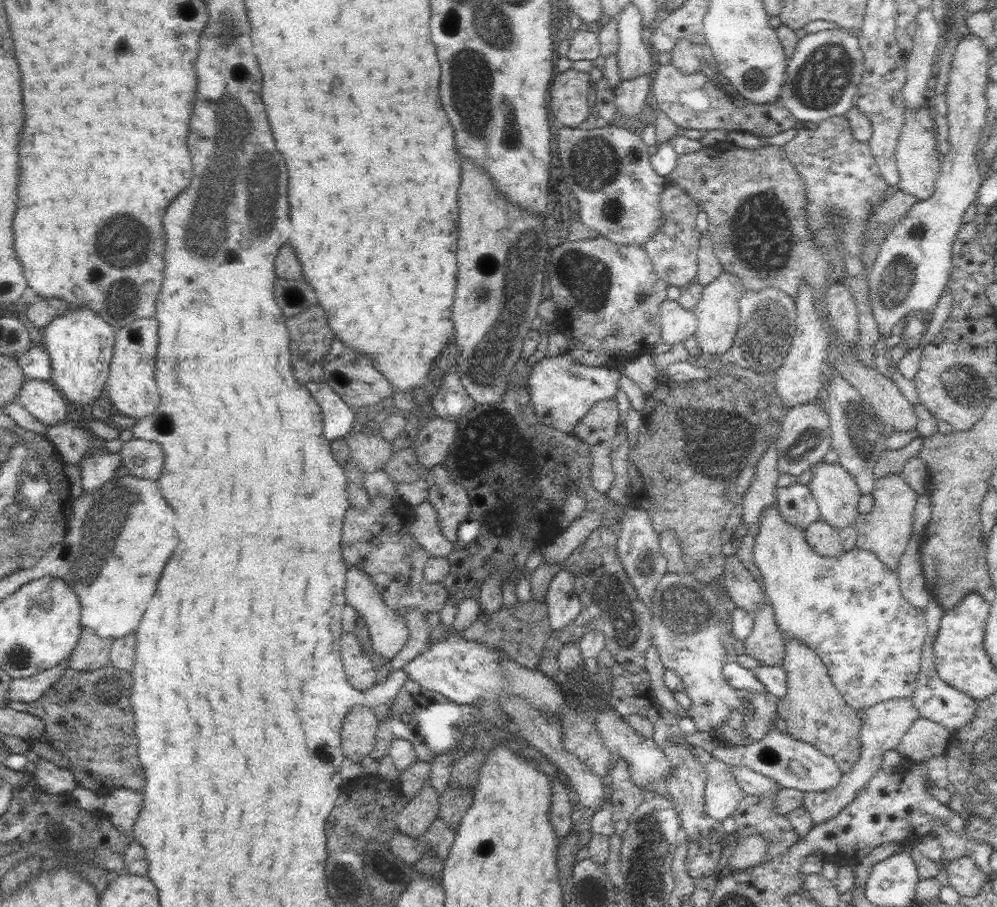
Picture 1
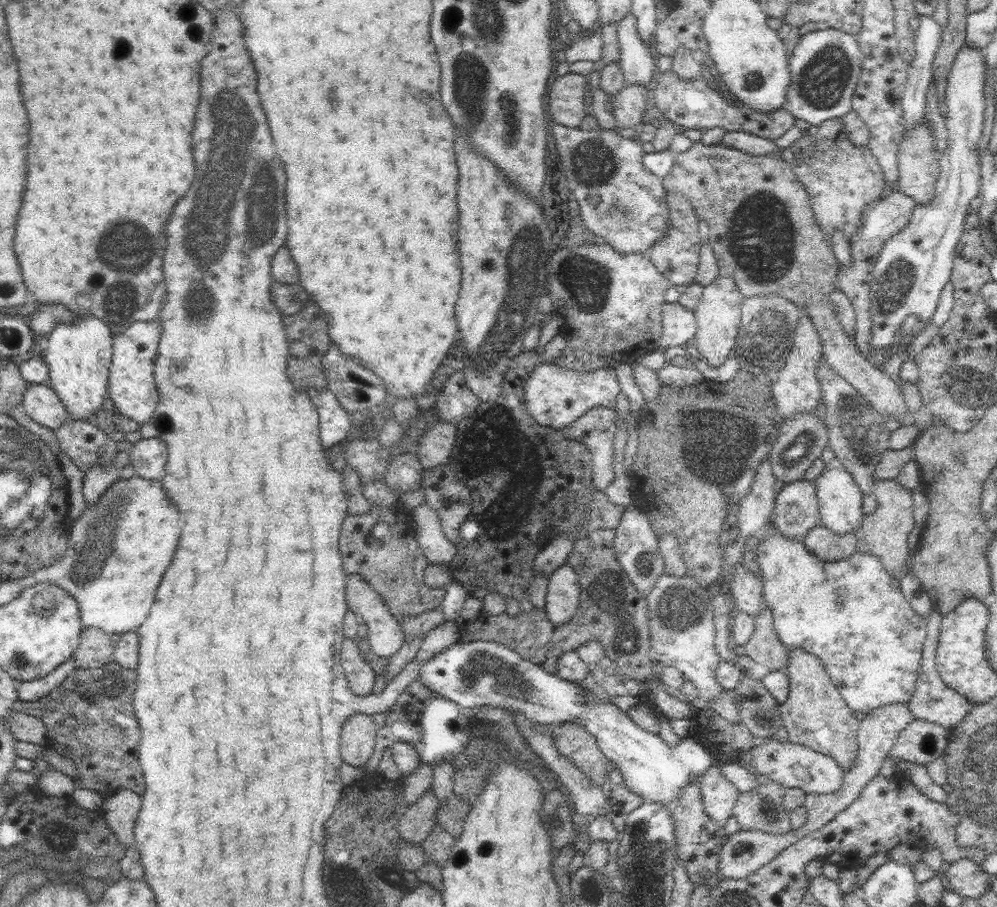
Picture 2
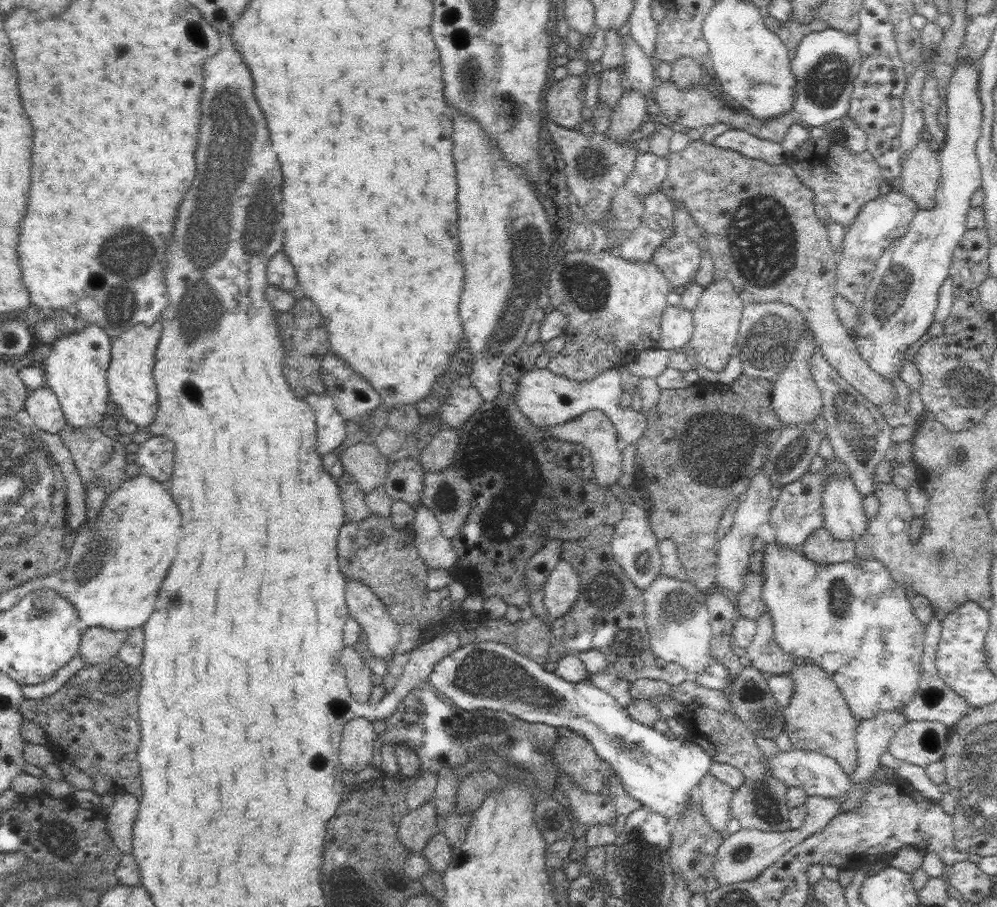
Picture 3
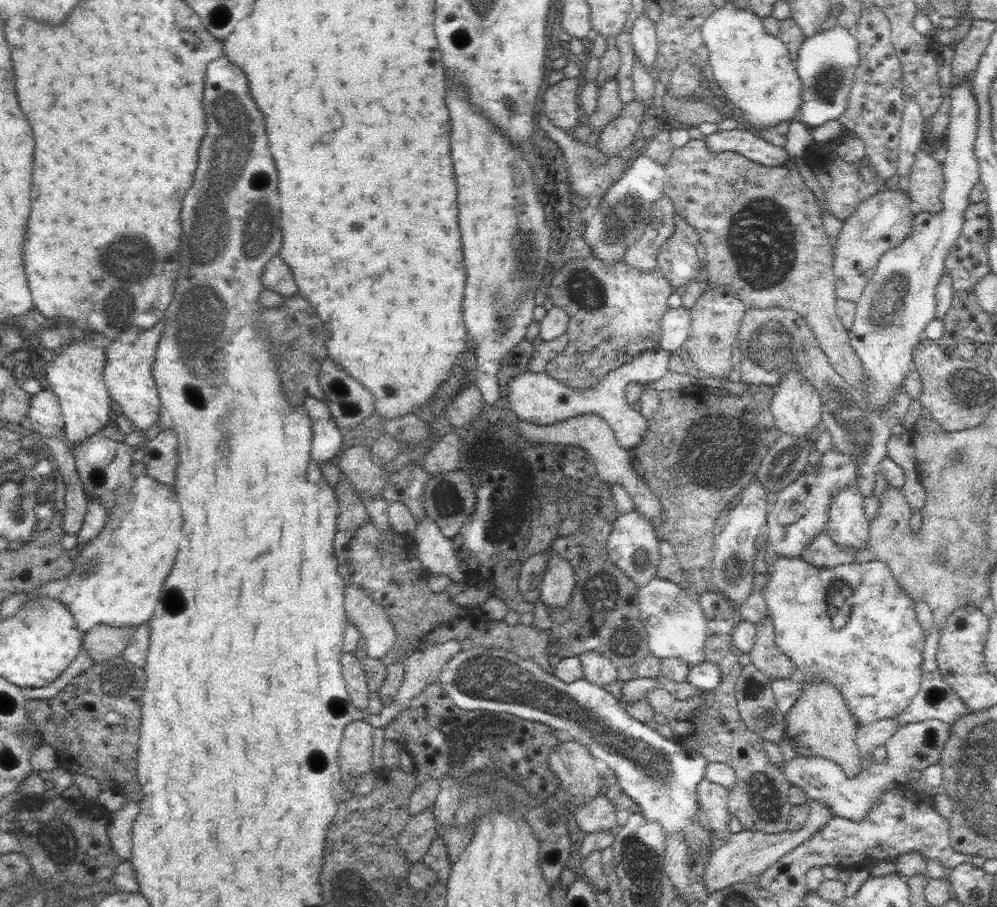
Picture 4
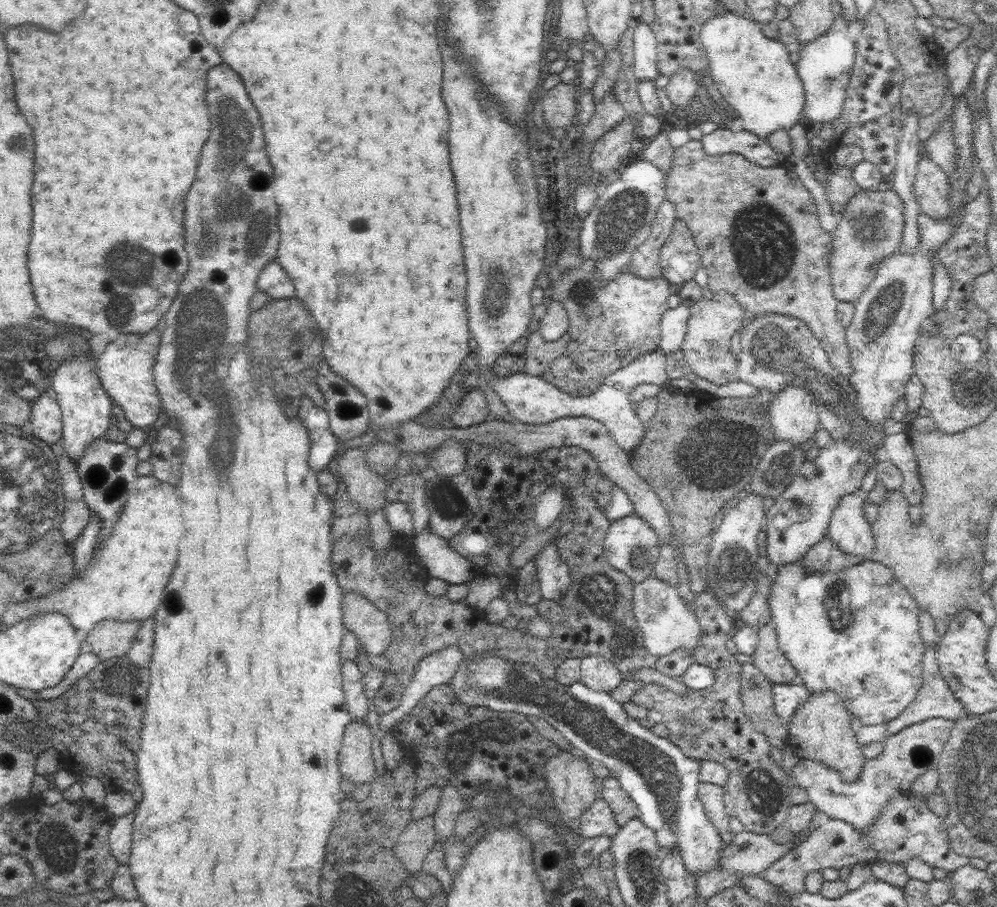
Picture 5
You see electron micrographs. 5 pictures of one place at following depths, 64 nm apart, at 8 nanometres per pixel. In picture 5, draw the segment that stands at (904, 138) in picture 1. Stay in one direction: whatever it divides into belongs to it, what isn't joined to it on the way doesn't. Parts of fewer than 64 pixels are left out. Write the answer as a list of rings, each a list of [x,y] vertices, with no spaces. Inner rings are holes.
[[[923,154],[917,162],[917,172],[915,172],[915,182],[913,182],[913,192],[915,200],[925,216],[931,220],[945,220],[949,218],[949,194],[951,194],[951,184],[947,182],[947,176]]]

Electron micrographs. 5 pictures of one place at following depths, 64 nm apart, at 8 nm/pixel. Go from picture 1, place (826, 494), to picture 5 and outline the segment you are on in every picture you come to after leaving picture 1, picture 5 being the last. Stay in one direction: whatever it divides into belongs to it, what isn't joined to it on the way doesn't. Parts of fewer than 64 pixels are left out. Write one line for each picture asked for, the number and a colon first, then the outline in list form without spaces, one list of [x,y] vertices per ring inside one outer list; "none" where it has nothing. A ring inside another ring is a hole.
2: [[[831,464],[813,482],[817,490],[821,524],[839,536],[849,532],[855,534],[855,530],[861,528],[865,512],[863,494],[853,476],[839,464]]]
3: [[[847,474],[831,476],[829,484],[823,488],[821,502],[823,528],[827,528],[835,540],[855,542],[865,534],[869,518],[863,510],[863,496]]]
4: [[[855,484],[841,488],[833,496],[823,532],[827,532],[839,546],[859,550],[869,542],[869,520],[865,516],[863,500],[865,496]]]
5: [[[855,492],[841,498],[839,506],[833,510],[827,538],[845,550],[851,558],[869,560],[875,552],[875,534],[871,532],[871,524],[865,518],[865,498],[857,498]]]

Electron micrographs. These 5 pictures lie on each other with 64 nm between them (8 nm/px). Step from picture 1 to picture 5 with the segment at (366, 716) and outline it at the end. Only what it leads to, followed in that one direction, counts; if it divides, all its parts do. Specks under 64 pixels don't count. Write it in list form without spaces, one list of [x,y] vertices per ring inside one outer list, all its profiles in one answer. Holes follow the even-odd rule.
[[[349,722],[343,732],[343,742],[339,748],[339,774],[355,786],[371,784],[377,774],[373,768],[371,736],[367,722]]]

